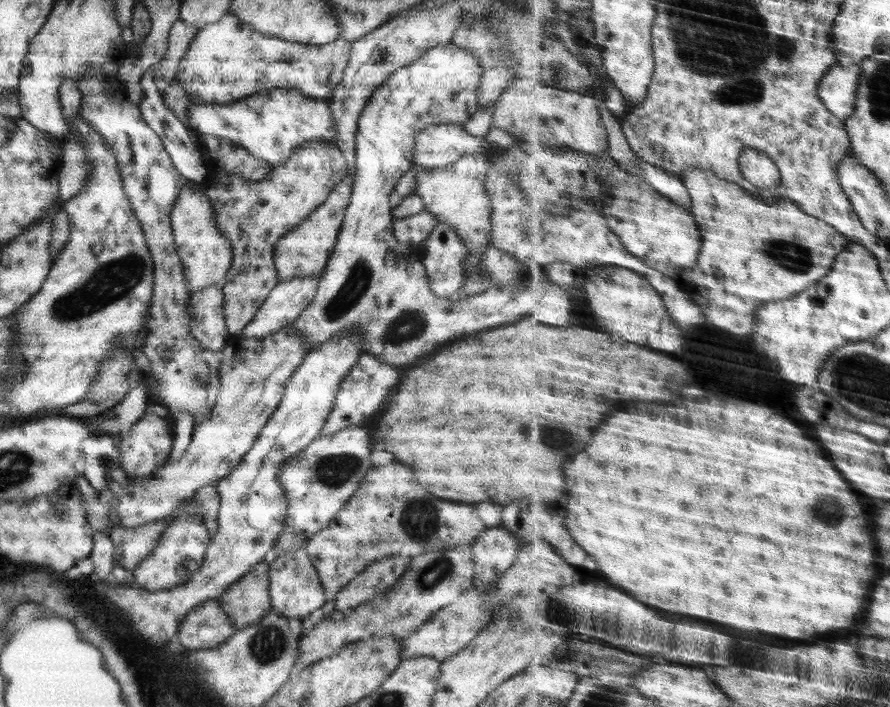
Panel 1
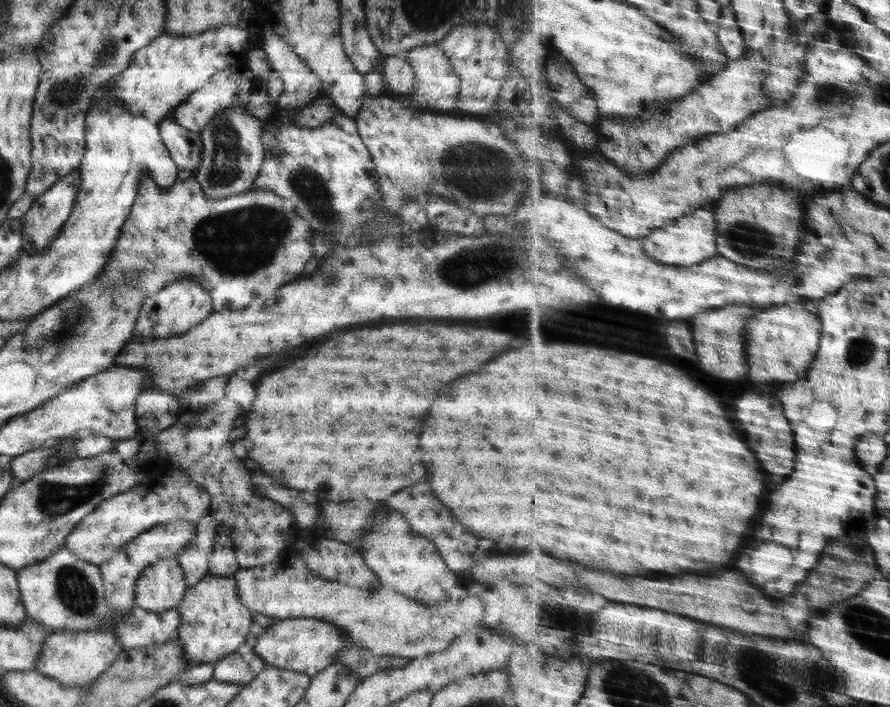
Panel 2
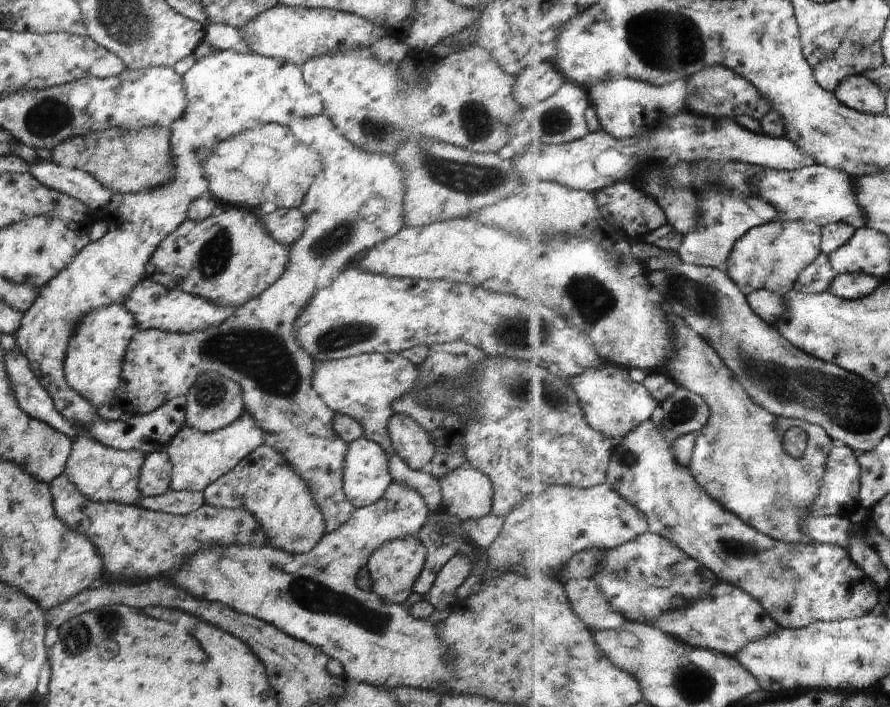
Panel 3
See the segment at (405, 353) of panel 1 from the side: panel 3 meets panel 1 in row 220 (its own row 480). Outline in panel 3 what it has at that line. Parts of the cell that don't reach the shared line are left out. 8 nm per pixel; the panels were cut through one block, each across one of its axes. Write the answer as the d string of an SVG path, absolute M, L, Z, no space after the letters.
M363 435L349 441L345 449L342 466L342 491L354 509L358 509L379 500L385 489L392 482L388 473L388 460L383 449Z

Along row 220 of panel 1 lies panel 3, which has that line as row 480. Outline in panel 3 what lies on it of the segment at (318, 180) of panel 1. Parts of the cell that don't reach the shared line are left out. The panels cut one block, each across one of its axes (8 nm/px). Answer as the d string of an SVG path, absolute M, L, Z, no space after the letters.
M259 445L244 456L228 473L203 490L204 503L224 509L250 512L263 530L267 546L288 552L306 553L325 534L323 515L315 506L305 483L292 471L285 459L267 445Z

